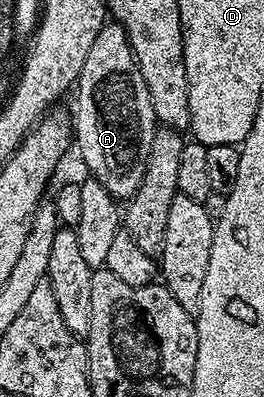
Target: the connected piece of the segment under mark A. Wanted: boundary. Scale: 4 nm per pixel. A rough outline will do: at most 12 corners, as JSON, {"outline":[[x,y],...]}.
{"outline":[[115,21],[74,87],[74,143],[118,201],[143,183],[158,130]]}

